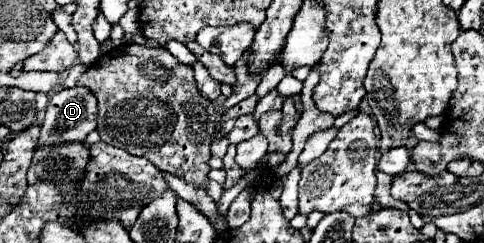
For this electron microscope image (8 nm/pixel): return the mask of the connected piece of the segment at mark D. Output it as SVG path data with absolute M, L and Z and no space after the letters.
M71 87L57 91L43 117L39 143L85 141L97 129L97 99L87 87Z

